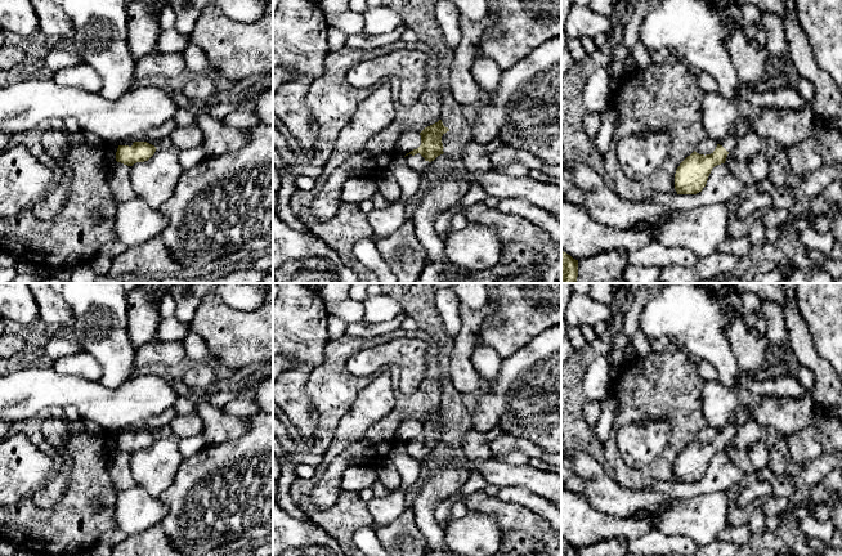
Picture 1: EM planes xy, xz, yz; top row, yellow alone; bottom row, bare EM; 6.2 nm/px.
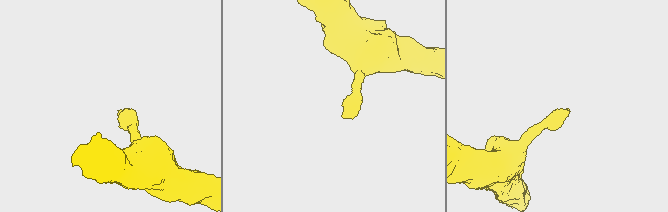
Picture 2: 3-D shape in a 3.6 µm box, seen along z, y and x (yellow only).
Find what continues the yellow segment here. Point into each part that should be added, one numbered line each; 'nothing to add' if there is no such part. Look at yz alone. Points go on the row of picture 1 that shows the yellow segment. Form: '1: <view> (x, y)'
1: yz (746, 125)

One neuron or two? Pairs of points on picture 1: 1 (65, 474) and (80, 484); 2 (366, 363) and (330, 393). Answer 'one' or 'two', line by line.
1: two
2: two

